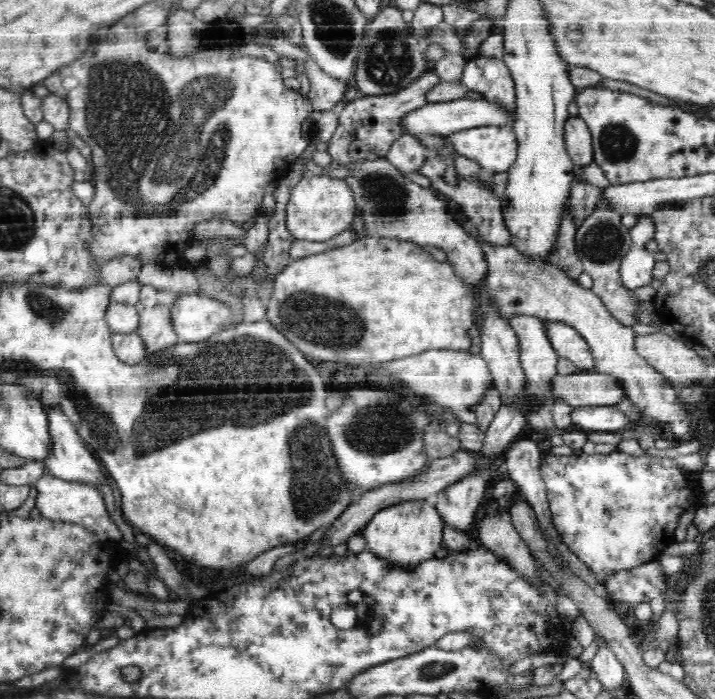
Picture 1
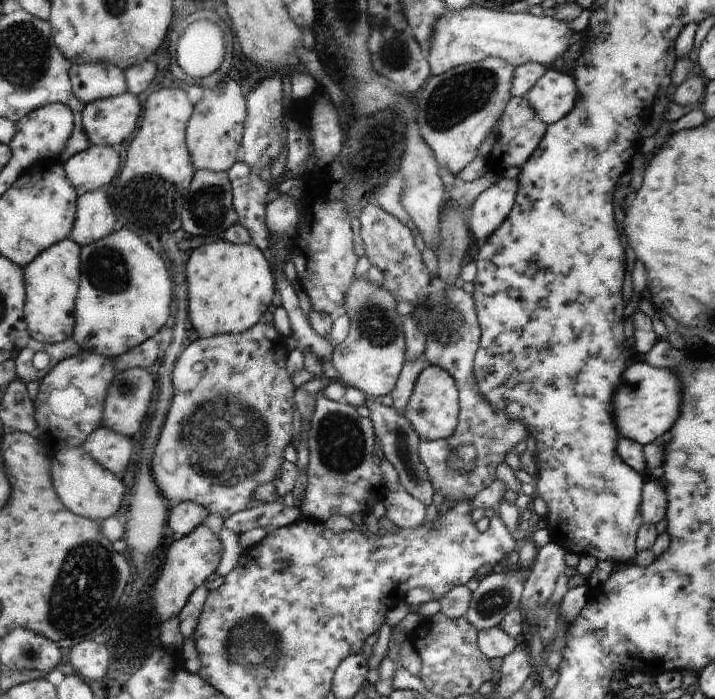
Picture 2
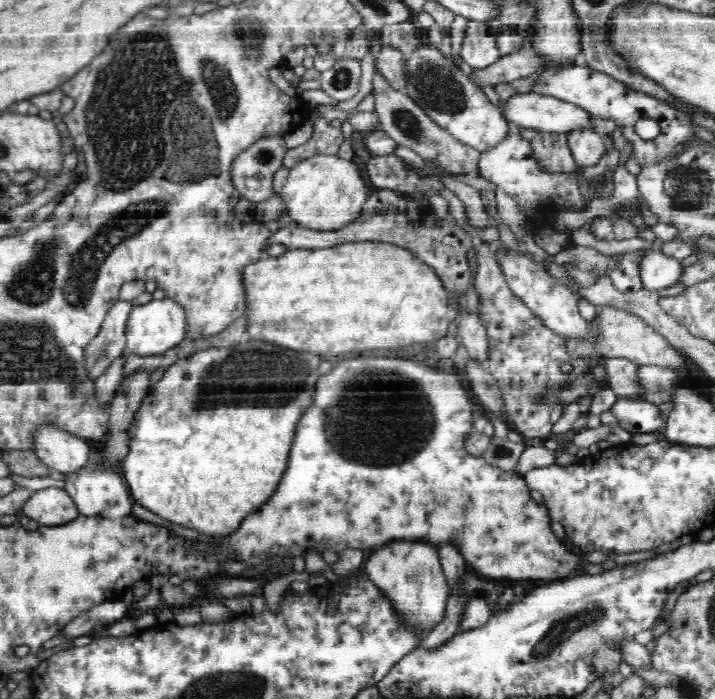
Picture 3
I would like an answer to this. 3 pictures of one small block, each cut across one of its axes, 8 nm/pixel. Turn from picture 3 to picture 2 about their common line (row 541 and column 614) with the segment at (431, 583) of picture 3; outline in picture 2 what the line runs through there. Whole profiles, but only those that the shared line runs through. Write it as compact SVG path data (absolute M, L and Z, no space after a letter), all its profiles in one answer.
M636 359L622 374L614 394L614 426L620 438L629 438L641 445L657 442L674 426L681 413L681 402L682 384L673 369L652 367Z

